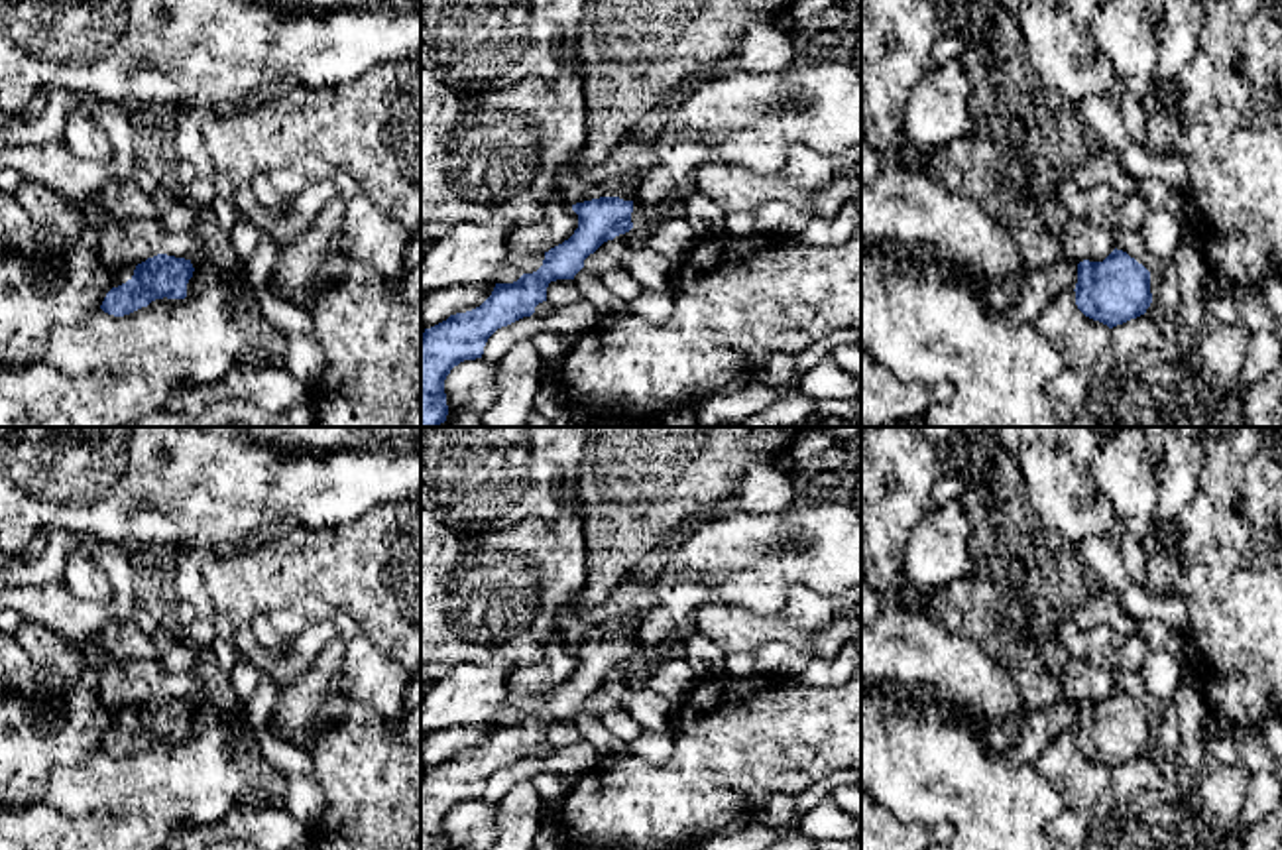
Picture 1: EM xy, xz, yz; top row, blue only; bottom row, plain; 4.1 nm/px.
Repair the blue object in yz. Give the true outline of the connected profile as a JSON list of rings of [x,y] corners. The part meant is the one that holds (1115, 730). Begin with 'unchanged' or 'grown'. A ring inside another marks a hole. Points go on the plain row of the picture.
grown; [[[1115,689],[1103,702],[1083,700],[1074,704],[1066,698],[1058,698],[1044,708],[1028,710],[1017,722],[1015,748],[1005,759],[1015,765],[1034,765],[1044,750],[1066,730],[1076,732],[1076,746],[1085,758],[1099,761],[1109,769],[1144,756],[1152,744],[1150,712],[1127,693]]]

